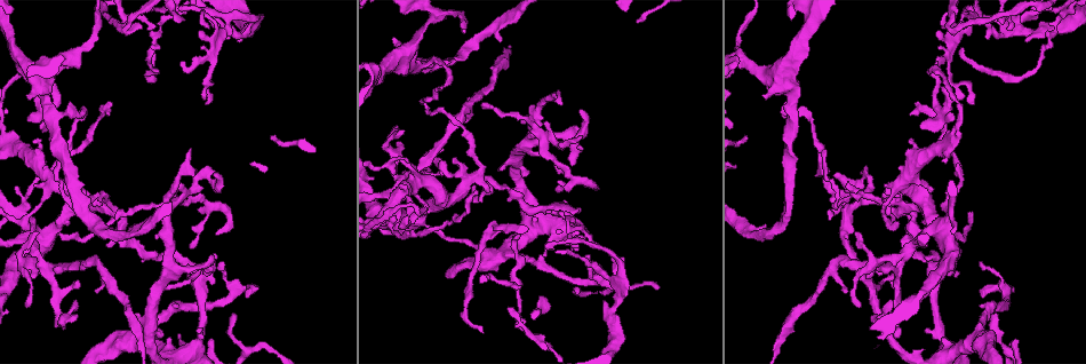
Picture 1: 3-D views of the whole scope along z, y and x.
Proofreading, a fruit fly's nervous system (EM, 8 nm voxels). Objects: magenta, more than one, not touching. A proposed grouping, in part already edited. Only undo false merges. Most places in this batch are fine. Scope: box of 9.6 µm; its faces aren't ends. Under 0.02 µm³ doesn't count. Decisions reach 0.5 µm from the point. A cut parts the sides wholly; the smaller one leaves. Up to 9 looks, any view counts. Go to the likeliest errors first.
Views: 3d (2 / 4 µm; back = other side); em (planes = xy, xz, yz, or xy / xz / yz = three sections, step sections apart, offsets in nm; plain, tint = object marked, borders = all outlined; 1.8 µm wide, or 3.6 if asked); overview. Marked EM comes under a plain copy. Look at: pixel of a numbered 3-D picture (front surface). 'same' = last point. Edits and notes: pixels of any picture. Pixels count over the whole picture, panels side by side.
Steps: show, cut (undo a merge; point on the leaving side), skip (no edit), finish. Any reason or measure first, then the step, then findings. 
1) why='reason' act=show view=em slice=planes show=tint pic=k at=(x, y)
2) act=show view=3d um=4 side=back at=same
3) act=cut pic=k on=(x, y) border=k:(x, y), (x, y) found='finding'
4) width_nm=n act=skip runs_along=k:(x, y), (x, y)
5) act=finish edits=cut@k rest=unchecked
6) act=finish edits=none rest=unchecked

why='branch point' act=show view=em slice=planes show=tint pic=1 at=(742, 57)

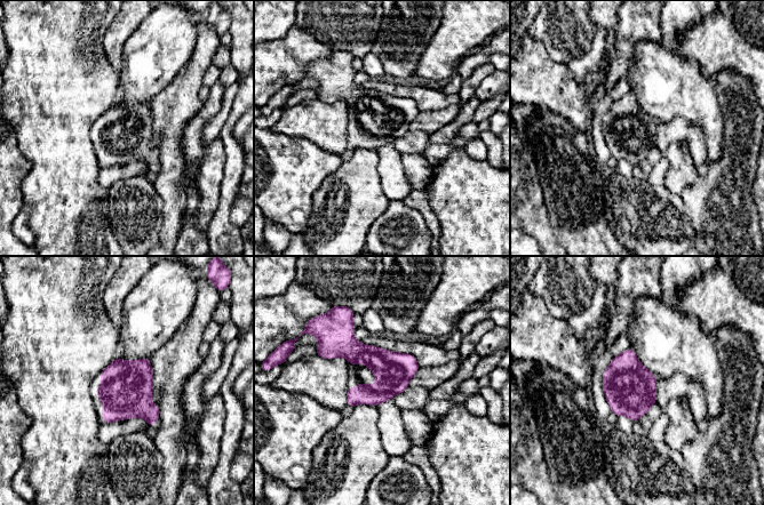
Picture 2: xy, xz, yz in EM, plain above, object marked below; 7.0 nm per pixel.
width_nm=260 act=skip found='continuous, no second neuron'

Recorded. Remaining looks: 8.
why='abrupt turn' act=show view=em slice=xz step=16 show=tint pic=1 at=(44, 237)

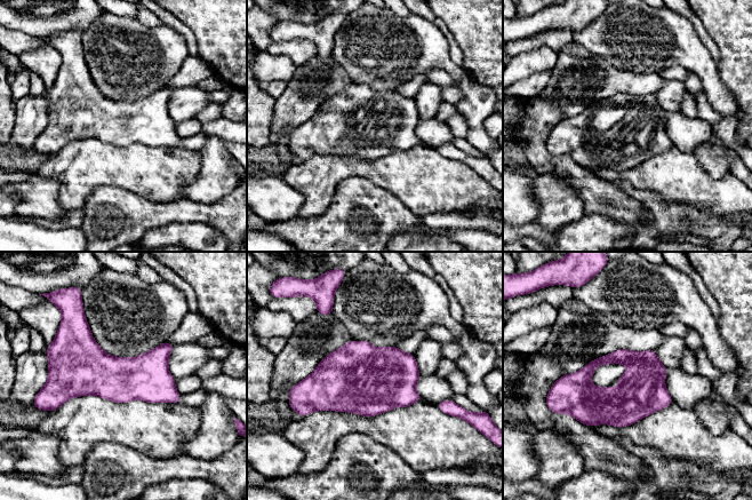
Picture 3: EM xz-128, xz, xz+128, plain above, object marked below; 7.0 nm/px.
act=show view=em slice=planes show=borders at=same

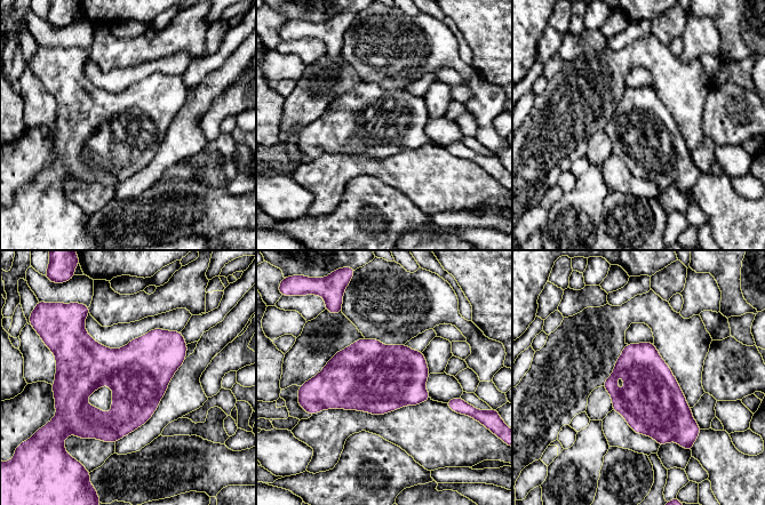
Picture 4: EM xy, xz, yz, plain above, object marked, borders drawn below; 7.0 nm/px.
width_nm=440 act=skip found='continuous, no second neuron'

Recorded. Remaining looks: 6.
why='arms part here' act=show view=em slice=planes show=tint pic=1 at=(511, 250)

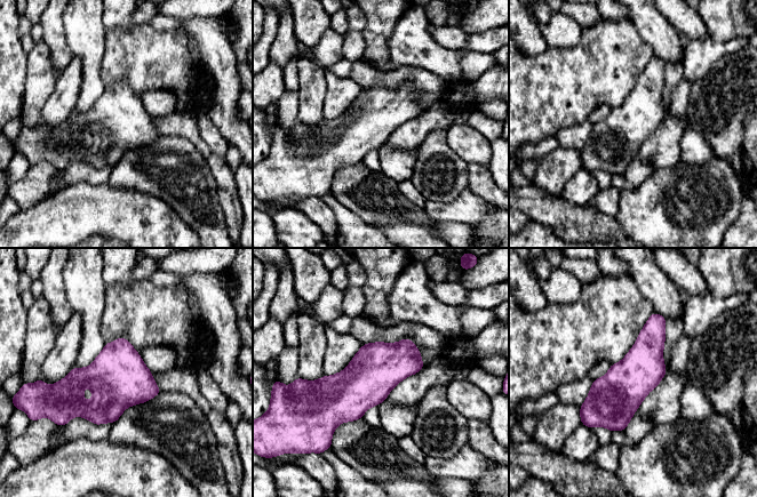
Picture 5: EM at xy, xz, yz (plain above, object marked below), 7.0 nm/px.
act=skip runs_along=5:(662, 320), (645, 359), (584, 419) found='continuous, no second neuron'

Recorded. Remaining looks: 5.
why='branch point' act=show view=3d um=4 pic=1 at=(423, 180)

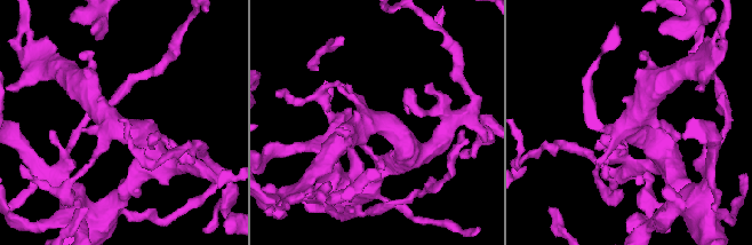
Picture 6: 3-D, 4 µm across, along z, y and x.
act=show view=em slice=planes show=borders pic=6 at=(374, 124)

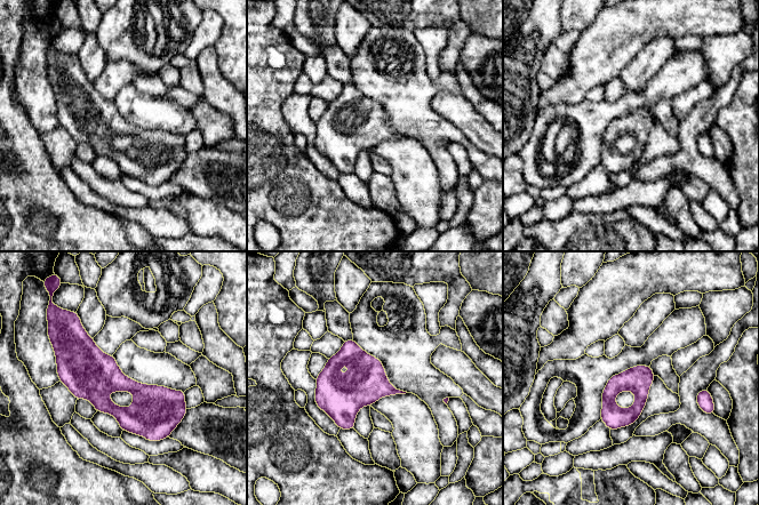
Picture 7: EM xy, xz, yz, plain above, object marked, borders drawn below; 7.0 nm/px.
act=skip runs_along=7:(61, 344), (92, 375), (177, 415) found='one neuron here'

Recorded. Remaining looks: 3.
act=finish edits=none rest=unchecked

